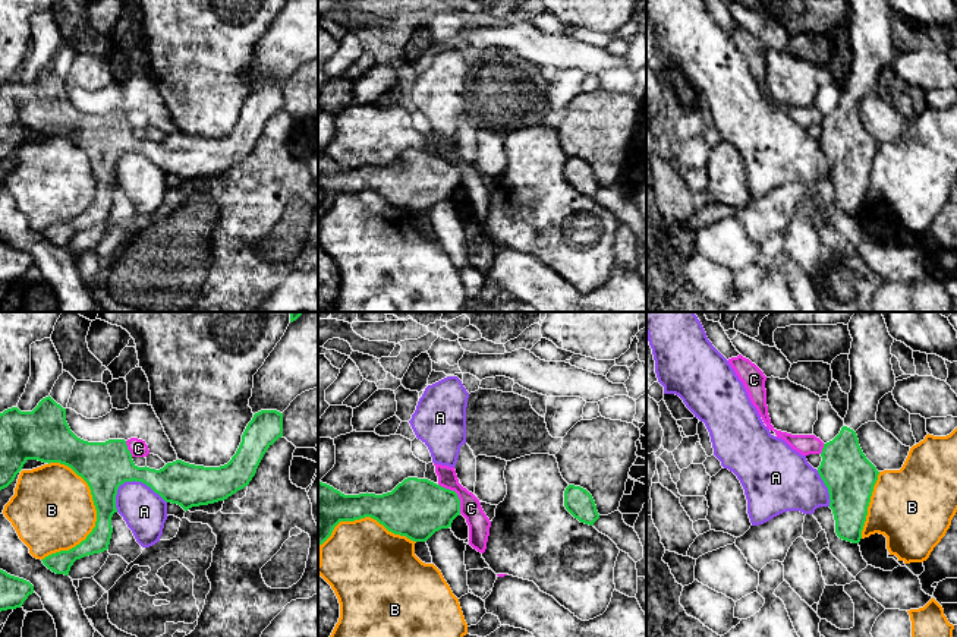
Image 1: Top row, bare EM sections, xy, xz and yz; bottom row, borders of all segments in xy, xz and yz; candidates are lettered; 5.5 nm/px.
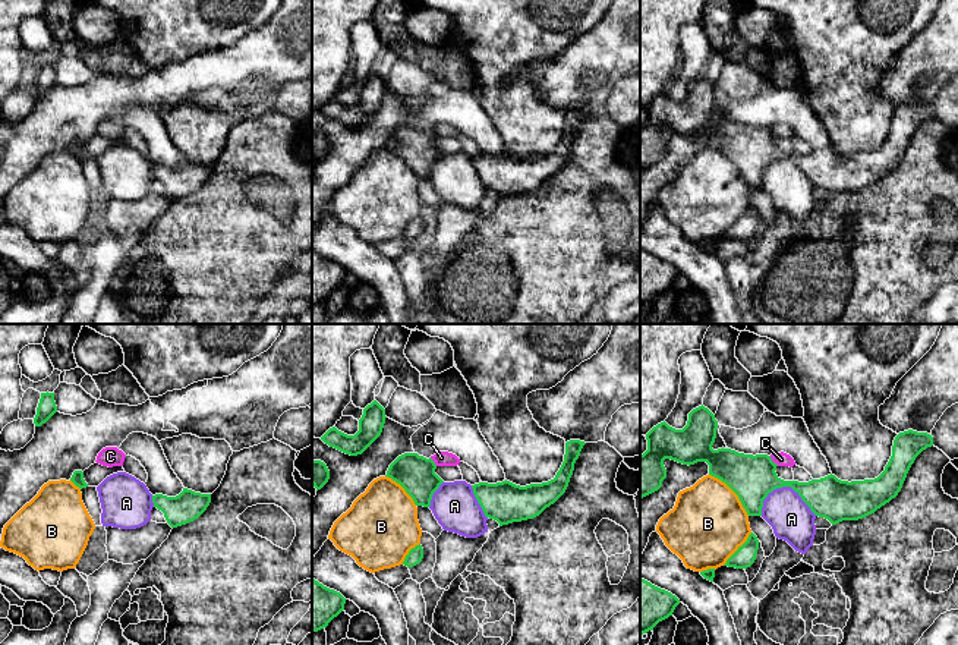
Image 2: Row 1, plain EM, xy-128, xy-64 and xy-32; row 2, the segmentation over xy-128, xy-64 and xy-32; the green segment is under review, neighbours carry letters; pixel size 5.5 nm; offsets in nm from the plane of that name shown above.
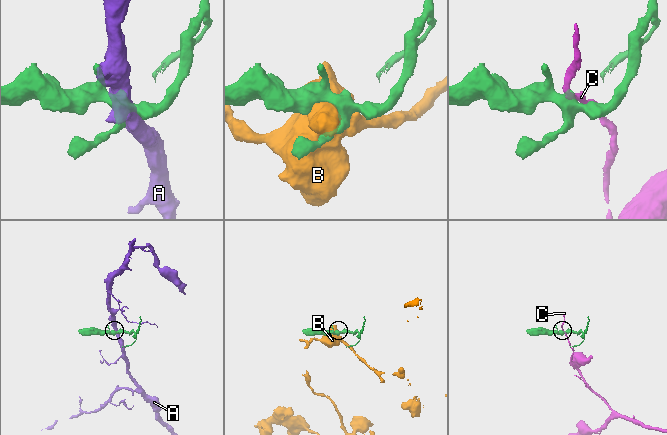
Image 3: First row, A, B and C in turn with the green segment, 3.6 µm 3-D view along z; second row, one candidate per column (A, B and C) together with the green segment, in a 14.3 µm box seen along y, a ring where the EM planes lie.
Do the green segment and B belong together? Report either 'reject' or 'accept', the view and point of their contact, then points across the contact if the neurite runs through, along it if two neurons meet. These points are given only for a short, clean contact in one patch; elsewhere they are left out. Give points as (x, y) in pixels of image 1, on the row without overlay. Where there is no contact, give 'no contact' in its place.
reject; contact xy (97, 191)

